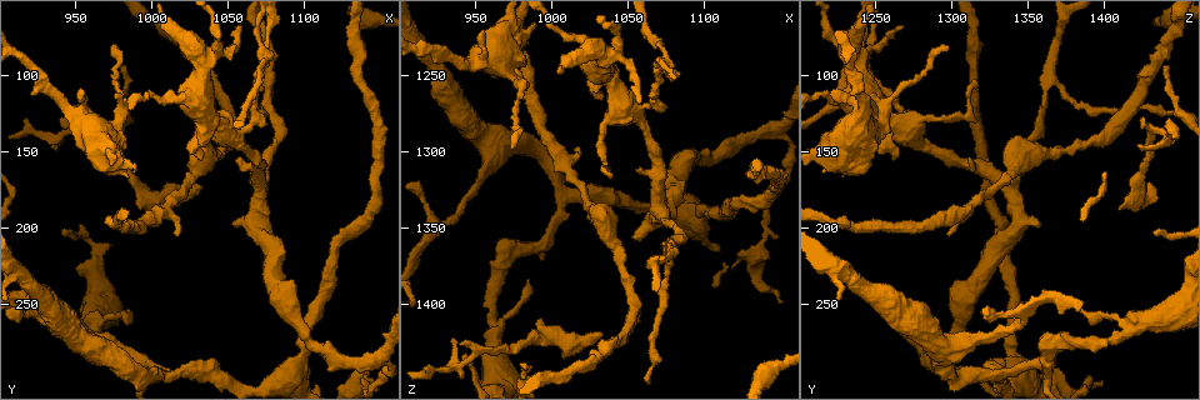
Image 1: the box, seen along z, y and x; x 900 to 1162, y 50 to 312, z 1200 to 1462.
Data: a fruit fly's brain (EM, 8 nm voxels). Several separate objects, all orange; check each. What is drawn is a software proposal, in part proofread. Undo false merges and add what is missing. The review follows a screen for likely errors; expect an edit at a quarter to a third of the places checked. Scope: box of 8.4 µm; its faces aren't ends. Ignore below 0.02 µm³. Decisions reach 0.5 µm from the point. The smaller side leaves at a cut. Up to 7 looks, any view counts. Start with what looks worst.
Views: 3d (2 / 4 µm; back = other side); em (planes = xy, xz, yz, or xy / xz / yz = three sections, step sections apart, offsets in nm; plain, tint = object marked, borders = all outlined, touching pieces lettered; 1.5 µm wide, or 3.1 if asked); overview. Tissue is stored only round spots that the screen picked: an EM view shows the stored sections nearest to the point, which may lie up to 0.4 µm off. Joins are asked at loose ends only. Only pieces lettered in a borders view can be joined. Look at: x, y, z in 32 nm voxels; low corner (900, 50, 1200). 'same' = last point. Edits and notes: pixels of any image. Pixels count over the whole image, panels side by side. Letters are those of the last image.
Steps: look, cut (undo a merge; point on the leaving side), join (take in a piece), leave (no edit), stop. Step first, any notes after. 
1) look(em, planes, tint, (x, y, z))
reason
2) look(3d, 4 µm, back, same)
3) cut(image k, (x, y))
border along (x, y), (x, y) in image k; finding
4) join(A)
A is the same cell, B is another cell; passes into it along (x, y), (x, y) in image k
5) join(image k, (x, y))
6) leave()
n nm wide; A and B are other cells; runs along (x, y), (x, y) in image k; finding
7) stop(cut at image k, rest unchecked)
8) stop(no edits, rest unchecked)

look(3d, 2 µm, back, (1032, 170, 1420))
branch stops here

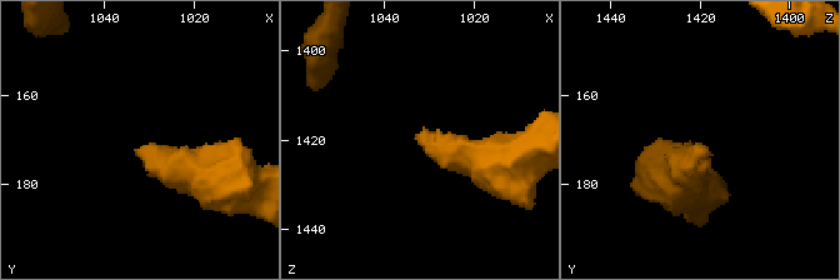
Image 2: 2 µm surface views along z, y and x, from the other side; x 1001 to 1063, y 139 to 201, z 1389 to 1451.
look(em, planes, borders, (1032, 172, 1420))
shape alone is not enough

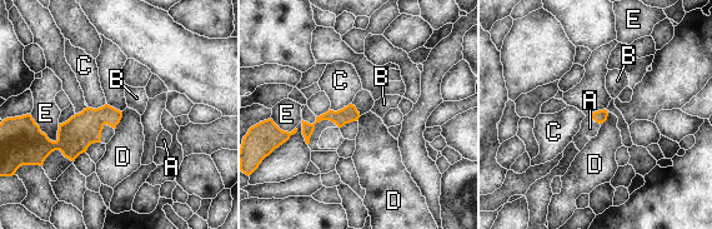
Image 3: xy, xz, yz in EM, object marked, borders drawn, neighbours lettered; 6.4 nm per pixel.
join(image 3, (590, 128))
E touches over 220 nm; A is the same cell, B, C, D and E are other cells; the cell continues

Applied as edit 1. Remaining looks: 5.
look(overview)
redraw

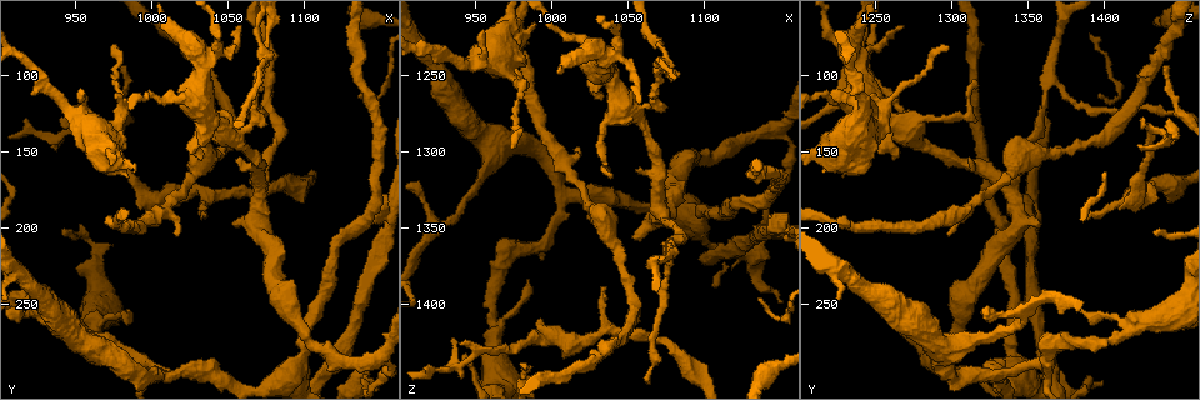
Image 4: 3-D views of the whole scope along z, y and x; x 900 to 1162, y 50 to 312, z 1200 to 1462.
look(em, planes, borders, (1076, 90, 1240))
narrows sharply

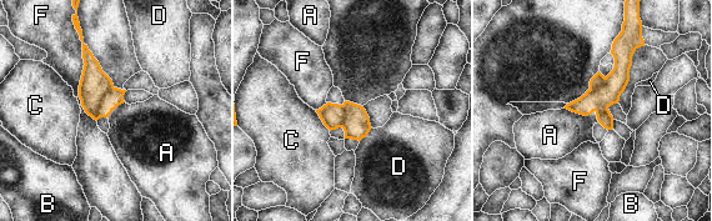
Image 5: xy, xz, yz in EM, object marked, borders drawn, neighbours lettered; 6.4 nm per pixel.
cut(image 5, (114, 98))
F touches over 600 nm; A, B, C, D and F are other cells; border along (114, 88), (101, 99), (100, 116) in image 5; a second cell is stuck on

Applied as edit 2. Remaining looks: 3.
look(em, planes, borders, (984, 254, 1384))
tapers out

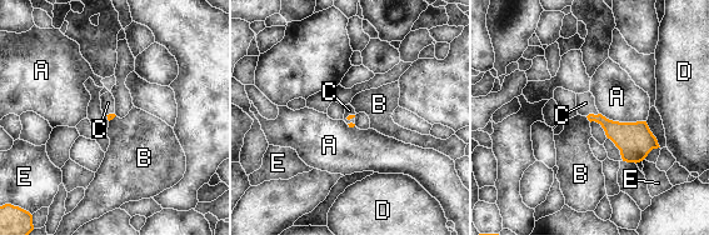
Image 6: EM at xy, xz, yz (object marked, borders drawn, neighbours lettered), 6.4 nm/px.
join(image 6, (585, 103))
C is the same cell, A, B, D and E are other cells; passes into it along (624, 135), (592, 114), (585, 103) in image 6; the cell continues

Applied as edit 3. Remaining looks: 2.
stop(join at image 3, cut at image 5, join at image 6, rest unchecked)

